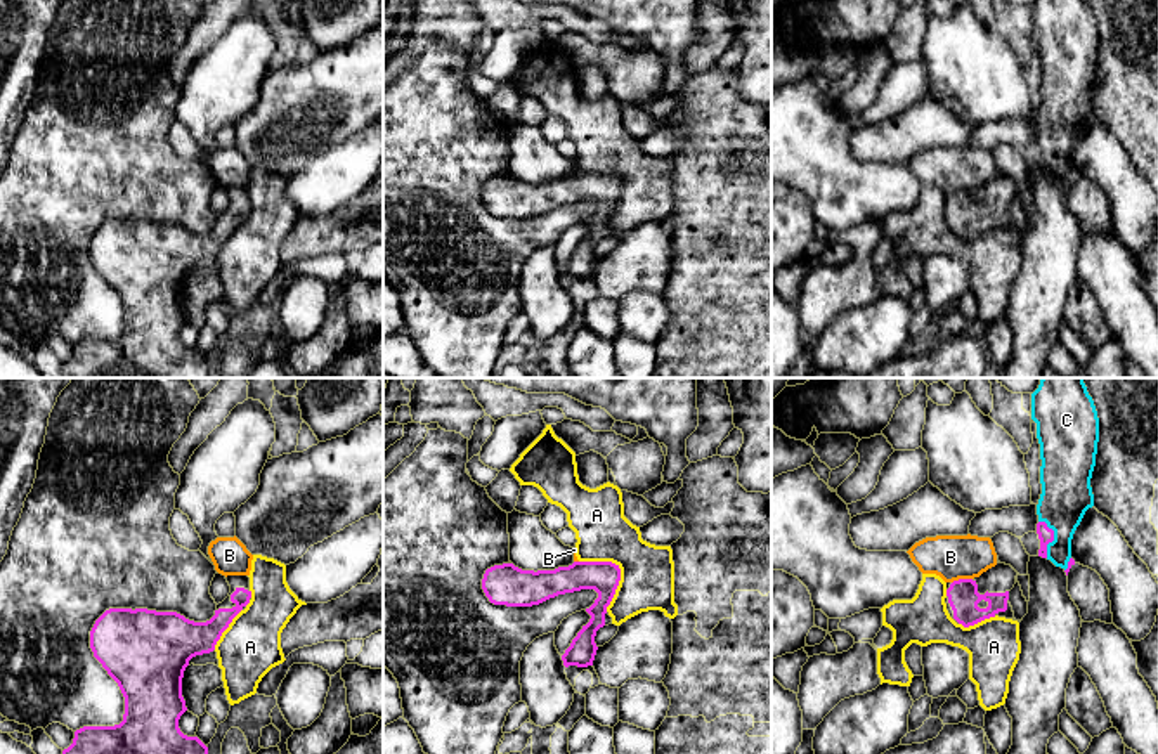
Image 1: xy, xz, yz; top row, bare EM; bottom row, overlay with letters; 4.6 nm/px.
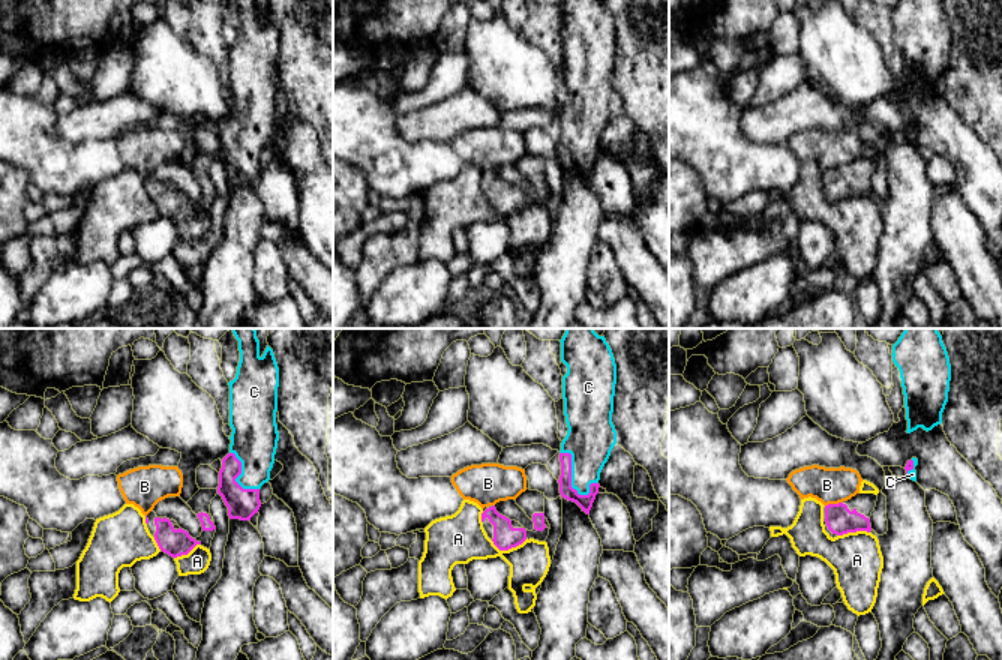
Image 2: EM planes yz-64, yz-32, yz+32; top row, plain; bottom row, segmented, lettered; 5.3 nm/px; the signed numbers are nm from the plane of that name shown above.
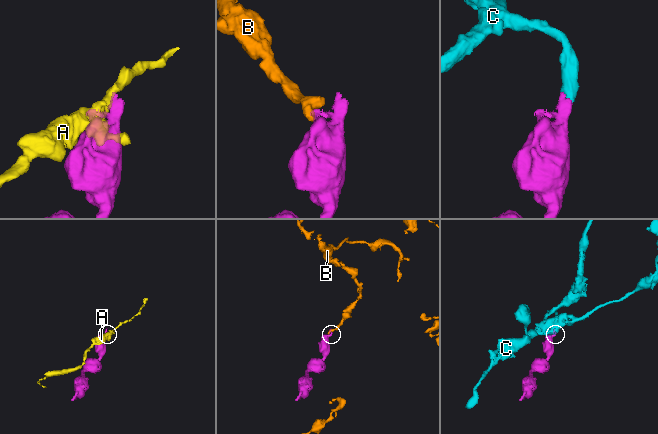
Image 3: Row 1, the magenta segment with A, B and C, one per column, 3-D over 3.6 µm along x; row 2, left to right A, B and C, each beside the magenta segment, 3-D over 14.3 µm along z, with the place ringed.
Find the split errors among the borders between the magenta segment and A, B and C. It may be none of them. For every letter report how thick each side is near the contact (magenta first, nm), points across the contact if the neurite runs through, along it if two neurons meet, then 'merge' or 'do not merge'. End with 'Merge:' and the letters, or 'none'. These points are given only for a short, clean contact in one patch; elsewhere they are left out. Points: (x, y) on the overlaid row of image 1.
A: 150/260 nm | do not merge
B: 140/200 nm | do not merge
C: 70/240 nm | across yz (1046, 534), (1053, 538), (1066, 494) | merge
Merge: C

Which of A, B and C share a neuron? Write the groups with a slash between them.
A / B / C

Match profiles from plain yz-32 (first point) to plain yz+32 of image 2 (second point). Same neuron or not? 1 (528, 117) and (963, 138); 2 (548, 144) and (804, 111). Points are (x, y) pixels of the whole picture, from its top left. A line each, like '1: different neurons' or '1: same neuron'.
1: same neuron
2: same neuron

